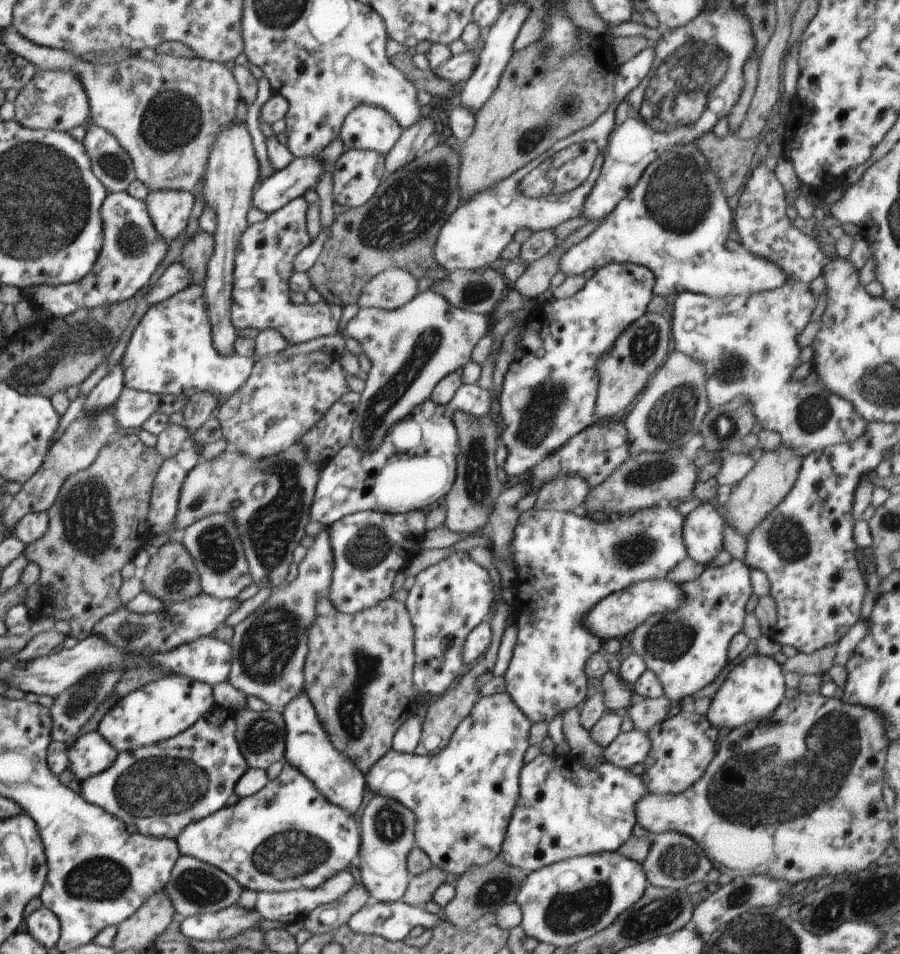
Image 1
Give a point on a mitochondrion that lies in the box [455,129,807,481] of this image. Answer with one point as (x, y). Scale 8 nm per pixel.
(678, 196)

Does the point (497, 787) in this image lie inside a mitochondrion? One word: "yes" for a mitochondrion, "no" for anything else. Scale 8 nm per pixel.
no

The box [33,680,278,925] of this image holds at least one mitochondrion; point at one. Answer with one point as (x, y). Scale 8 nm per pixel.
(154, 787)

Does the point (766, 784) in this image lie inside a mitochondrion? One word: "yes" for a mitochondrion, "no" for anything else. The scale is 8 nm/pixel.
yes

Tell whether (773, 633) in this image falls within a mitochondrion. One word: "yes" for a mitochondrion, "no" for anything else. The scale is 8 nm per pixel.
no

